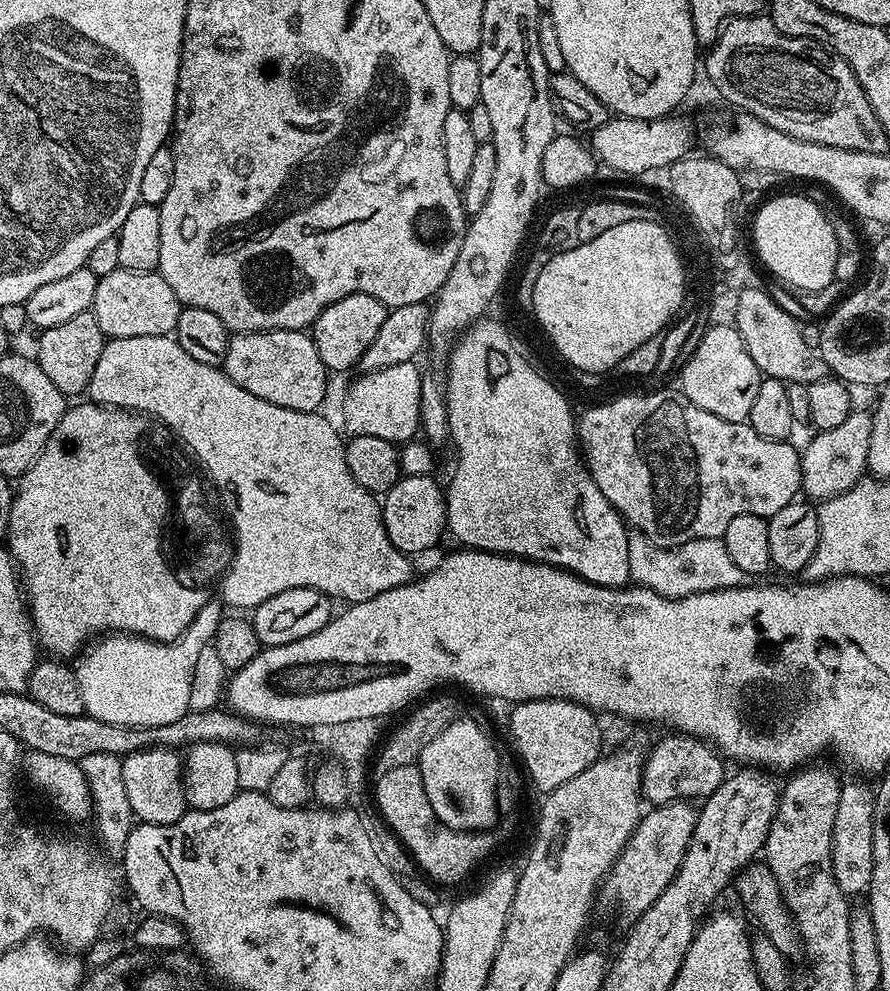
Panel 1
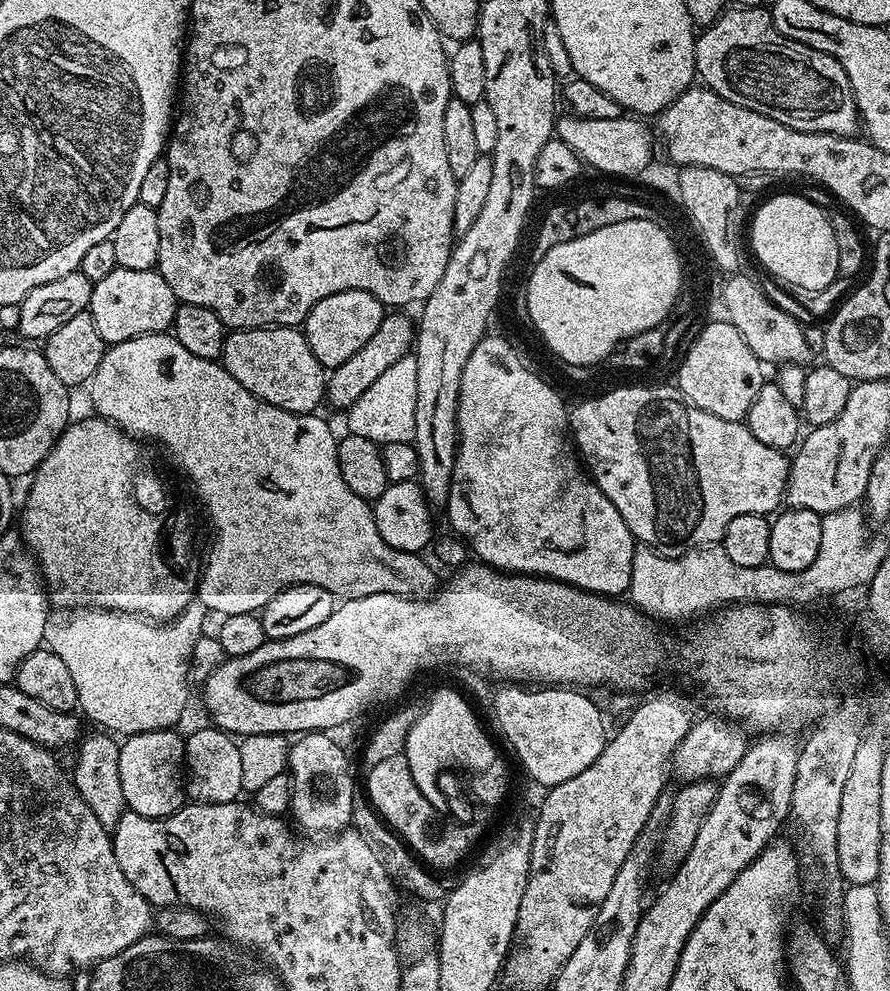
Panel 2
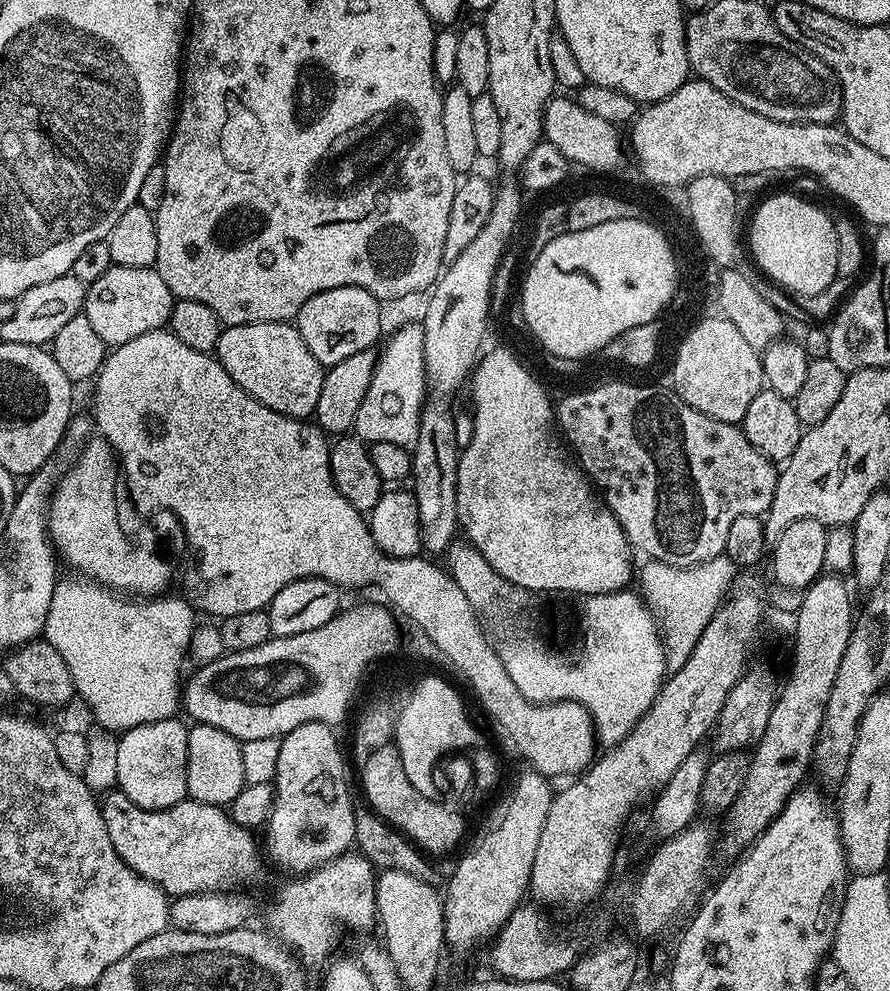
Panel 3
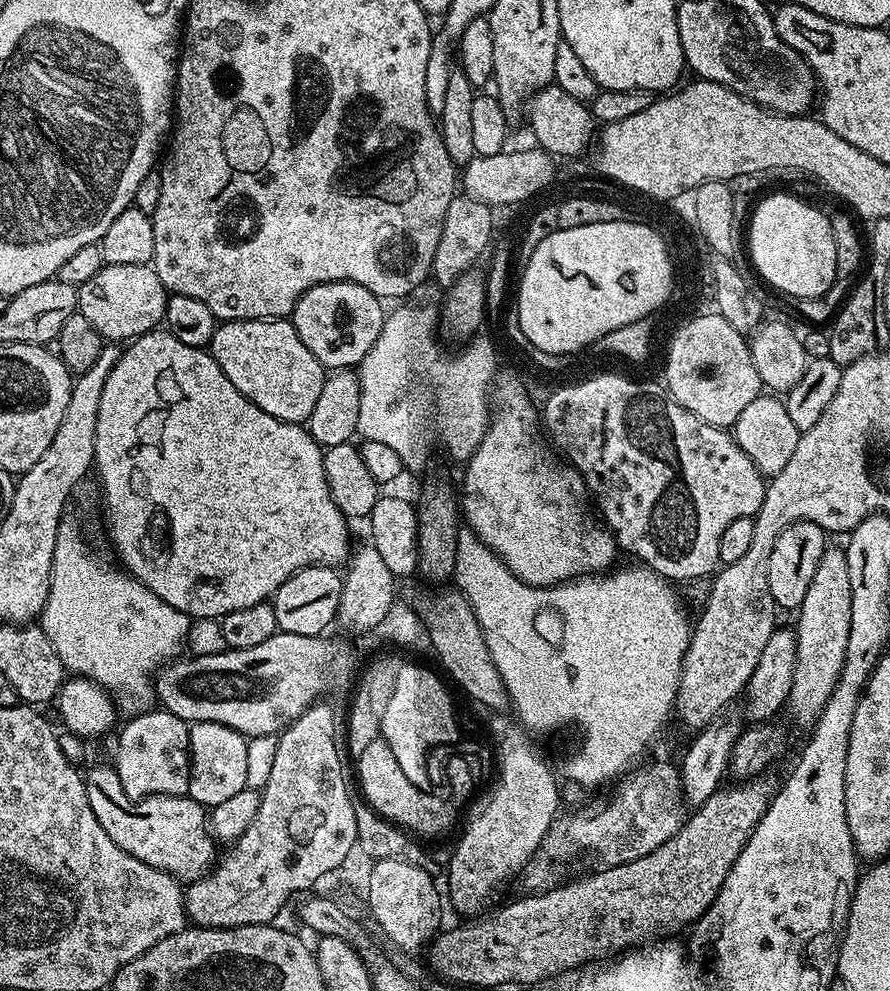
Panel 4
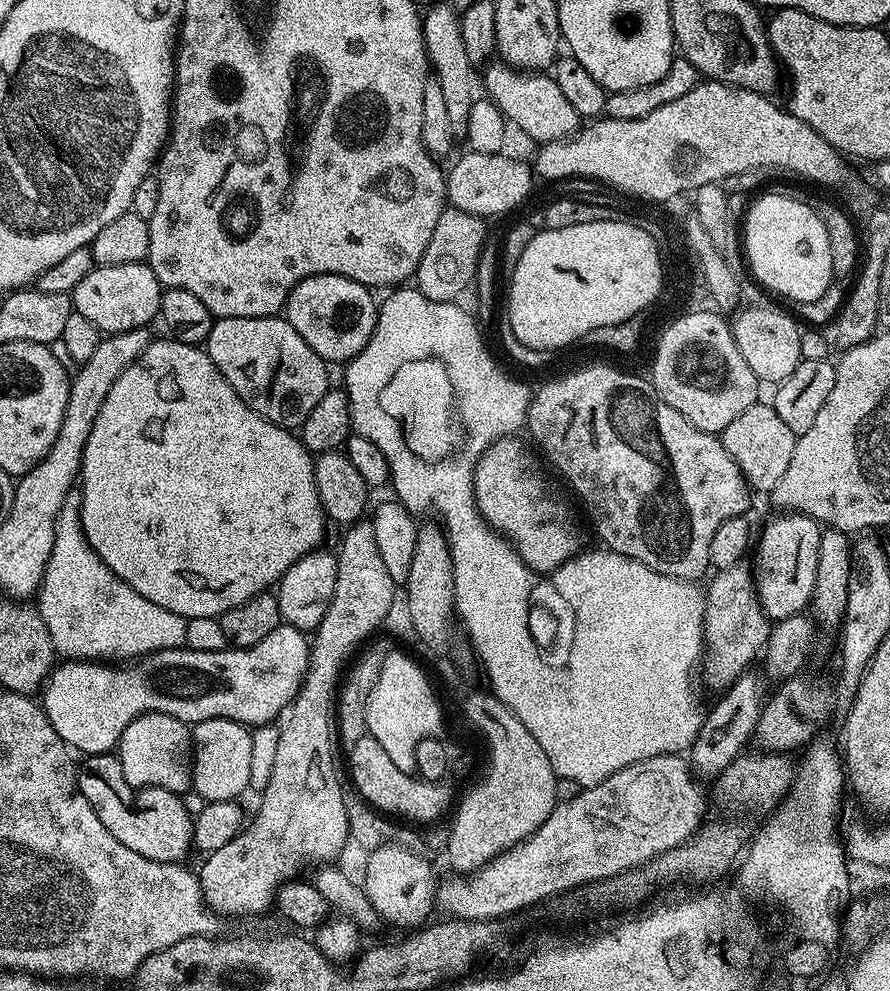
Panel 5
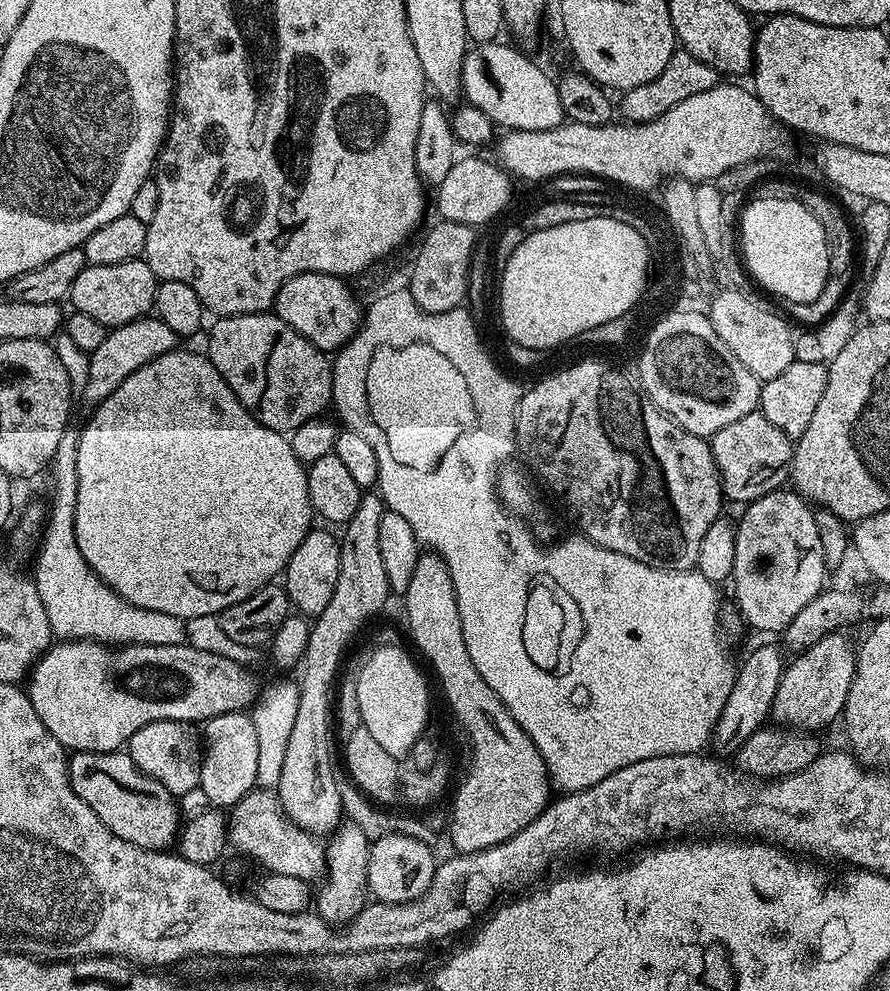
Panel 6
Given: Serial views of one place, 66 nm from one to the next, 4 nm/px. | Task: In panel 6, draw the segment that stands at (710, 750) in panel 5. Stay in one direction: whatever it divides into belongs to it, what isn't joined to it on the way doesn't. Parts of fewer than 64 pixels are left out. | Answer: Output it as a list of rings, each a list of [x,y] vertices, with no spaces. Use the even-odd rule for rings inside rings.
[[[760,644],[737,667],[734,678],[734,690],[730,690],[730,698],[726,698],[726,706],[722,706],[722,714],[712,732],[711,747],[717,753],[734,754],[760,728],[765,727],[772,711],[774,694],[778,694],[778,682],[786,667],[786,656],[772,644]],[[784,655],[784,656],[783,656]],[[765,719],[765,720],[764,720]],[[720,751],[720,752],[719,752]]]

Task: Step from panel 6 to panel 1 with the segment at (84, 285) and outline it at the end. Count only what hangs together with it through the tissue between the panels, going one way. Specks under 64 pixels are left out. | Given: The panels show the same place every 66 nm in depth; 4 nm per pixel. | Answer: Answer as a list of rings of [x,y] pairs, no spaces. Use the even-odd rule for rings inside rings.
[[[115,268],[110,274],[99,277],[94,290],[91,312],[98,318],[108,338],[146,338],[147,336],[172,336],[176,331],[181,302],[166,286],[159,271],[135,272]]]

